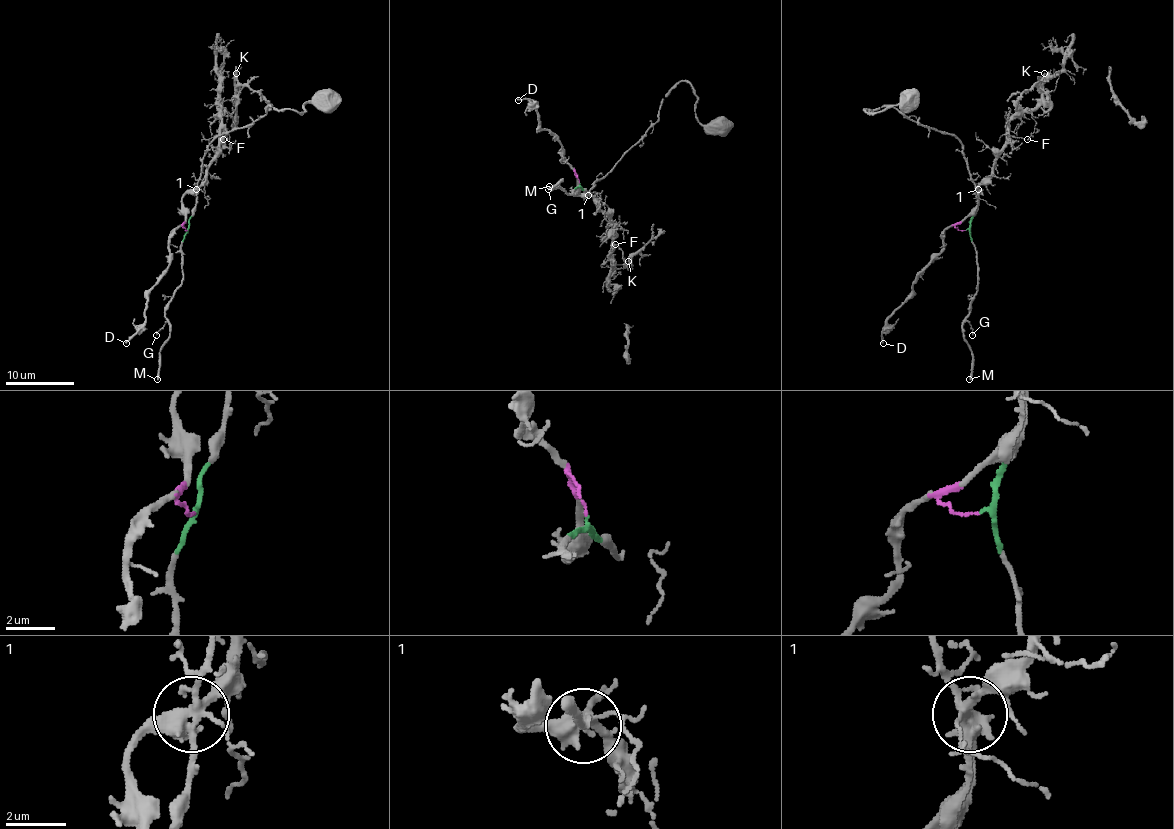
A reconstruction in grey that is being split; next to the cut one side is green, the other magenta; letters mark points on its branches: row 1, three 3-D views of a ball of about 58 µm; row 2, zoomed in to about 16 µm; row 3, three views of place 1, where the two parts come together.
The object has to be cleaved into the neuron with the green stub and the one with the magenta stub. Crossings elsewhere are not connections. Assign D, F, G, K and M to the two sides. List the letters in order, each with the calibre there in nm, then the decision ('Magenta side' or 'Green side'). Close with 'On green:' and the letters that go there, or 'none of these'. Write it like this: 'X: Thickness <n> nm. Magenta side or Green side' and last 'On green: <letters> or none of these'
D: Thickness 200 nm. Magenta side
F: Thickness 90 nm. Magenta side
G: Thickness 110 nm. Green side
K: Thickness 170 nm. Magenta side
M: Thickness 240 nm. Green side
On green: G, M

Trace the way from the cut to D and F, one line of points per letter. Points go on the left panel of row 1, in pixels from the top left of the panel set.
D: (187, 230), (179, 225), (172, 232), (169, 249), (170, 265), (148, 296), (145, 325), (126, 344)
F: (187, 230), (184, 225), (182, 198), (198, 187), (208, 174), (210, 160), (220, 143), (220, 112), (224, 139)

